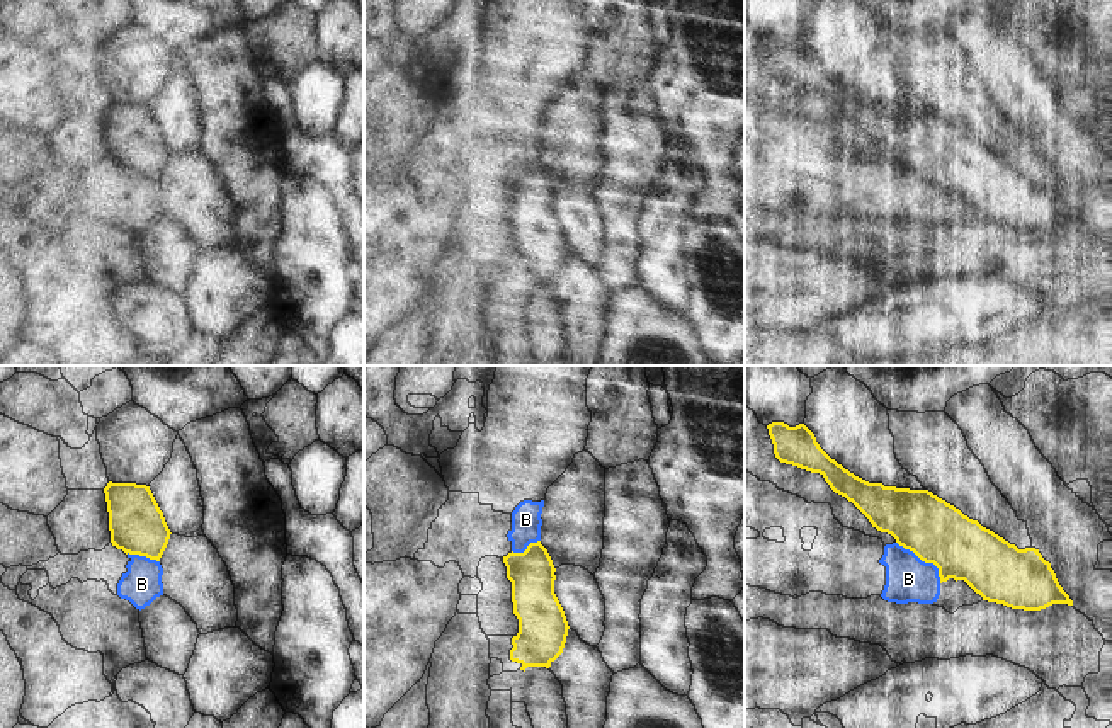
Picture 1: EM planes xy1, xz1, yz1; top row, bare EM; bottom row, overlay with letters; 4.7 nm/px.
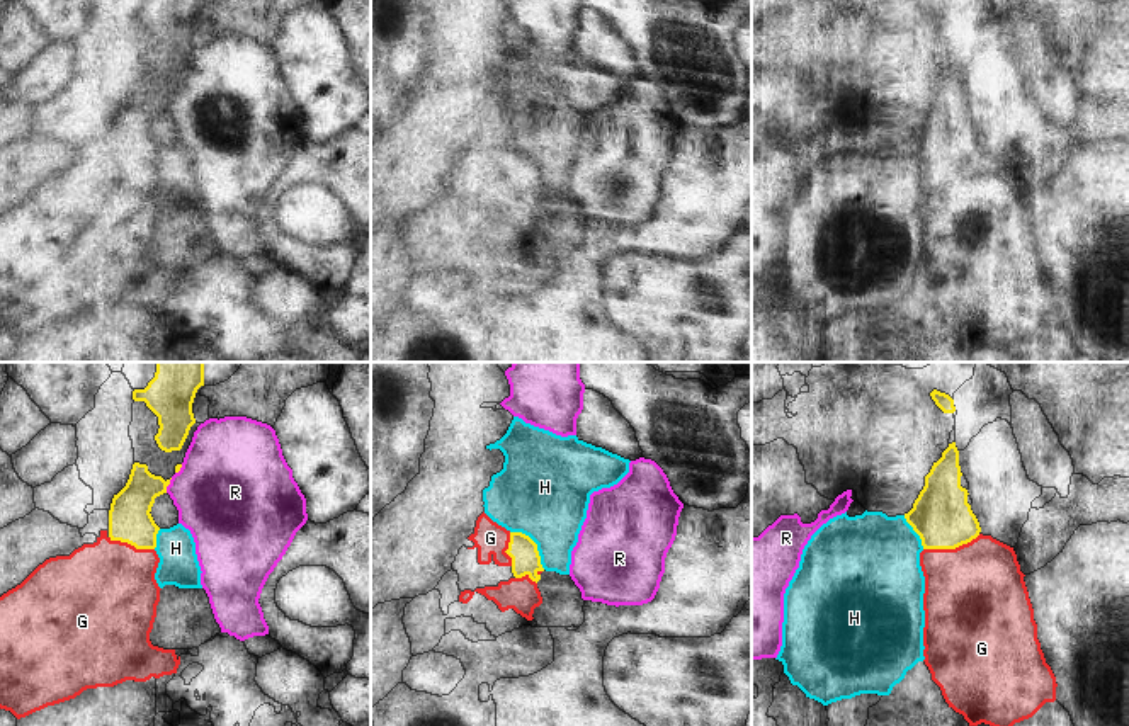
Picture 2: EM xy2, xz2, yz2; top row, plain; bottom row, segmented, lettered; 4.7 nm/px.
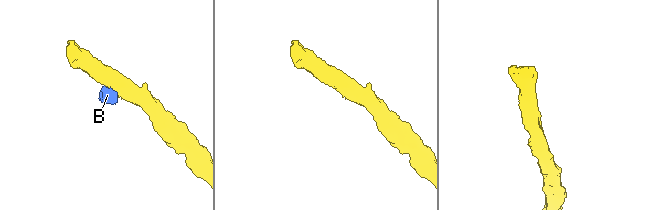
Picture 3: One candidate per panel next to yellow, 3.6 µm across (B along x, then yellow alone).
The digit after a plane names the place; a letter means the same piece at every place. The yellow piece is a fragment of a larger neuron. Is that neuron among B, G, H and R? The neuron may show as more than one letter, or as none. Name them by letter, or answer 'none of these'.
G

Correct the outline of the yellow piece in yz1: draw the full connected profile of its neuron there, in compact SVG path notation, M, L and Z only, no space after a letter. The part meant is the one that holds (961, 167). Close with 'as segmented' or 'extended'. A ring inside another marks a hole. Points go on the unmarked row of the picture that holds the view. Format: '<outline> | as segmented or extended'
M772 41L767 48L780 82L820 92L872 146L933 182L940 202L964 199L983 219L1012 228L1073 225L1039 168L1018 168L928 109L884 105L855 95L820 66L804 43Z | as segmented

